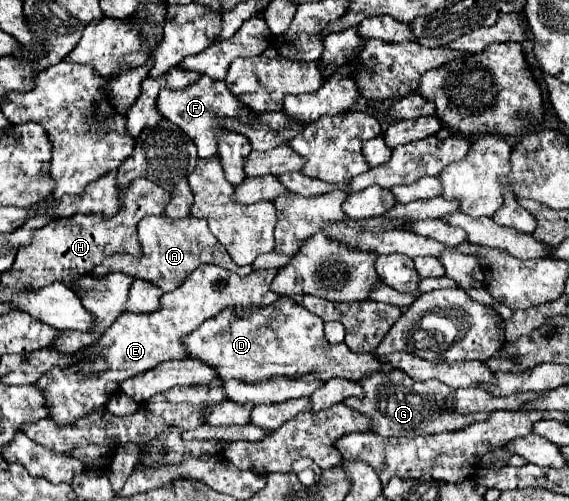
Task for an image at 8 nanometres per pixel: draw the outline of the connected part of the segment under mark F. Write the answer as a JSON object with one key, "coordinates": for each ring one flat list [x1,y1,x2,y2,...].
{"coordinates":[[200,76,196,82,192,82,184,90,166,90,166,88,160,90,158,112,162,118,180,126,190,136,190,140,198,148,200,158,216,156,218,152,216,132,220,132,222,128,220,124,216,124,216,116,236,116,240,120,248,120,248,116,252,116,252,110,244,108,244,104,238,104,238,100,232,96,232,92,228,92,224,82,216,82,208,76]]}

